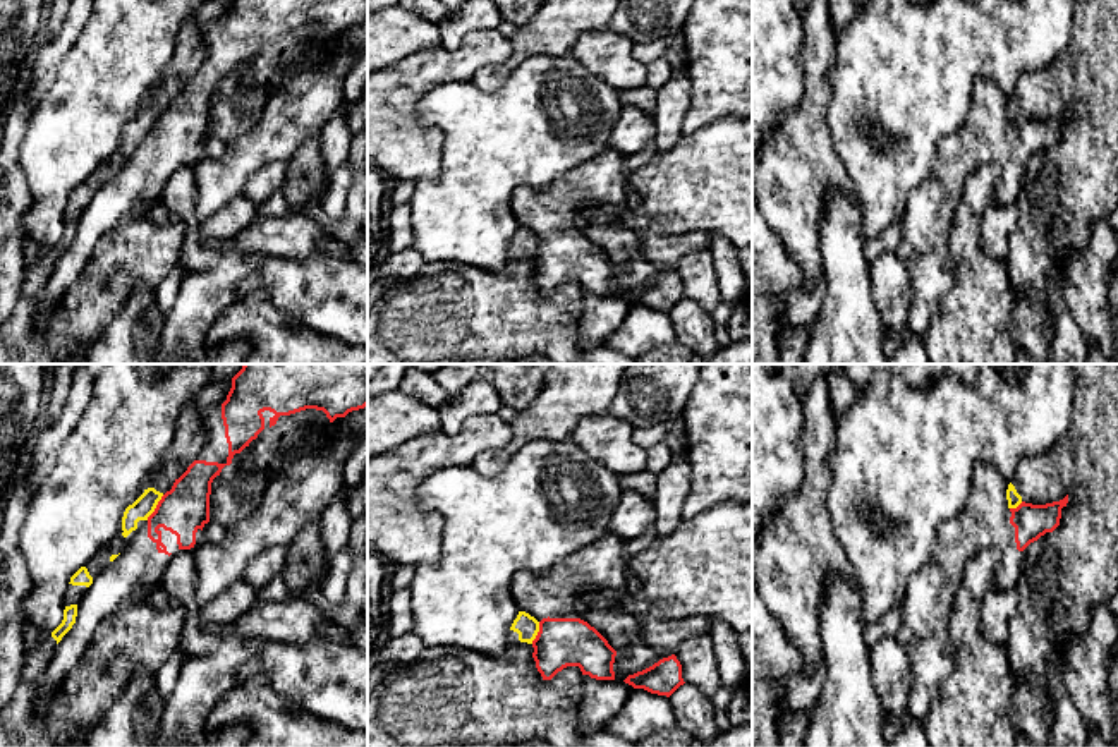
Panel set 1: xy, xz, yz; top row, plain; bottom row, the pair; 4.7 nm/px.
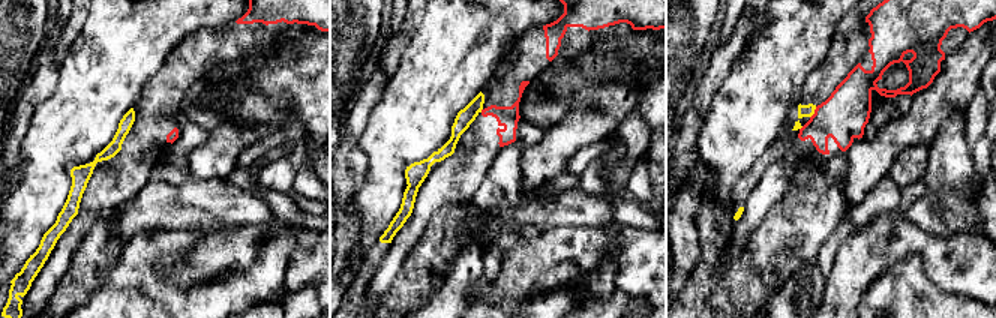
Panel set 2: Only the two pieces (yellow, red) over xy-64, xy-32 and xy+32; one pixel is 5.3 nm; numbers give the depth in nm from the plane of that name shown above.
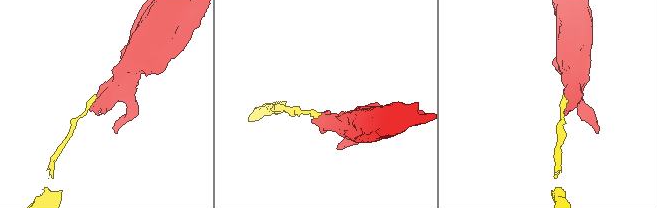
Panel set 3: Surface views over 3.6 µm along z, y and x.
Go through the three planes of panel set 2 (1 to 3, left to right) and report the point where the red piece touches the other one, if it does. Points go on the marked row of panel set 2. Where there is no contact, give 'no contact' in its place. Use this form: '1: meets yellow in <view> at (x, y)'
1: no contact
2: meets yellow in xy-32 at (482, 108)
3: meets yellow in xy+32 at (813, 113)

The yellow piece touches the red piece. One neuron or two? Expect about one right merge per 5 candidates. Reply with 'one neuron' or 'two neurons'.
two neurons

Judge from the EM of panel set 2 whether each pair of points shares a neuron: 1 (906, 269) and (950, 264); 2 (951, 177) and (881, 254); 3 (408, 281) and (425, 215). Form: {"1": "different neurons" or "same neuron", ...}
{"1": "different neurons", "2": "different neurons", "3": "different neurons"}

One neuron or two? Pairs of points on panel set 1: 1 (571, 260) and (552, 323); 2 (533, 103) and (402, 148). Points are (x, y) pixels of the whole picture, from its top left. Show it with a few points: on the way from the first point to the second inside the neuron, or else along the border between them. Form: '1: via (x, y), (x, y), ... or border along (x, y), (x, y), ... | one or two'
1: border along (536, 285), (545, 294), (567, 282), (583, 289) | two
2: border along (419, 102), (416, 117), (442, 134), (440, 174) | two

